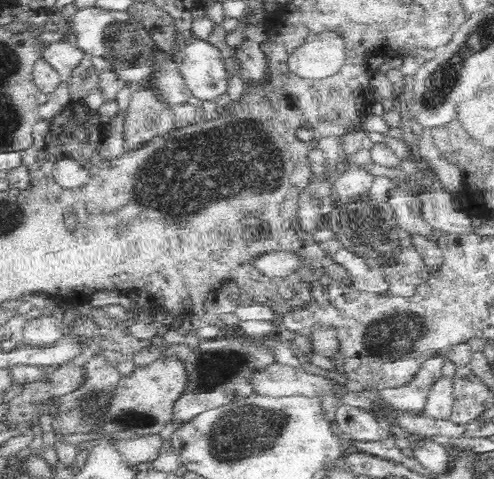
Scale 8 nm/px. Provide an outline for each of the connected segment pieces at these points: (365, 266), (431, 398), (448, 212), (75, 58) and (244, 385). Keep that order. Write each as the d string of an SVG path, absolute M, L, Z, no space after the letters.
M344 247L338 249L332 257L334 263L339 264L350 275L351 286L356 290L370 292L376 296L389 293L389 285L382 269L372 268L364 257L358 256Z
M441 375L430 389L423 414L434 420L448 420L451 417L453 400L453 377Z
M428 188L428 191L419 191L416 189L416 195L420 197L422 201L422 211L424 211L424 219L428 224L432 225L432 228L440 230L445 234L454 234L455 236L468 236L474 234L474 224L472 224L472 217L470 217L465 210L458 210L454 206L454 200L452 194L445 190L429 191L432 188Z
M62 40L50 44L45 49L43 59L59 73L62 83L69 83L74 70L82 63L85 53Z
M226 335L216 339L199 338L198 347L180 361L187 372L187 383L171 410L170 424L176 428L184 426L200 413L218 408L220 404L229 405L250 396L253 393L249 383L250 373L277 362L274 353L270 353L267 347Z

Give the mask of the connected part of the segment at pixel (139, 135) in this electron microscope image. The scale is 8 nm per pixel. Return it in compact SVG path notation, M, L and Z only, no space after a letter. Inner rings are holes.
M151 88L136 90L124 118L124 152L145 148L150 140L174 130L174 118L172 108L162 104Z

